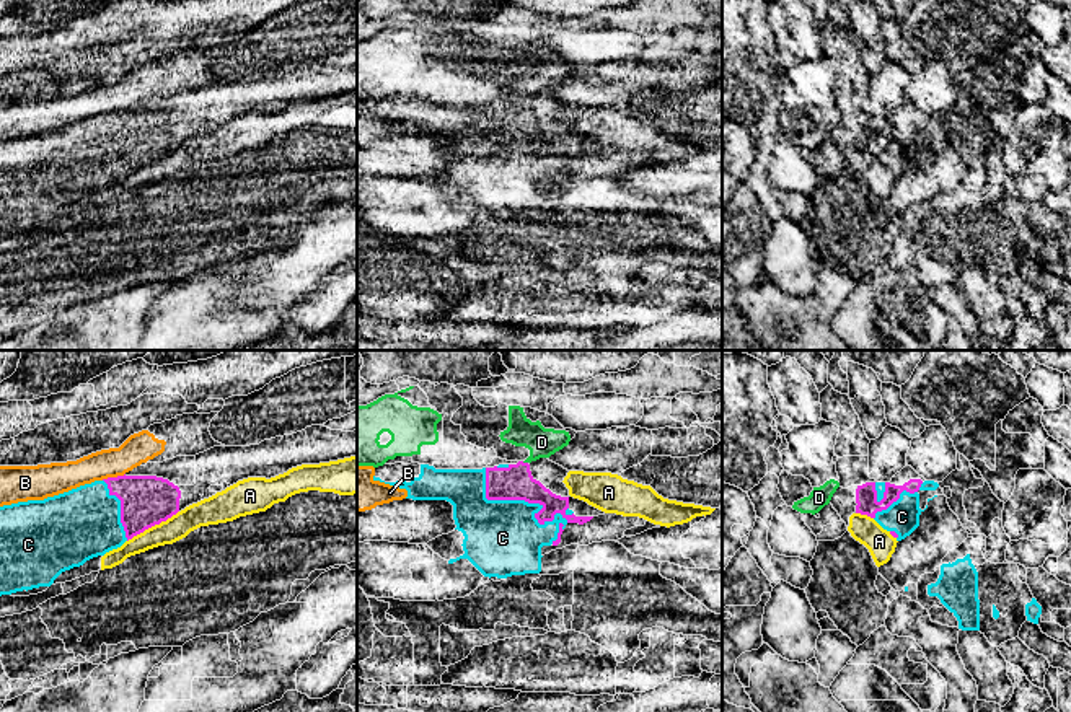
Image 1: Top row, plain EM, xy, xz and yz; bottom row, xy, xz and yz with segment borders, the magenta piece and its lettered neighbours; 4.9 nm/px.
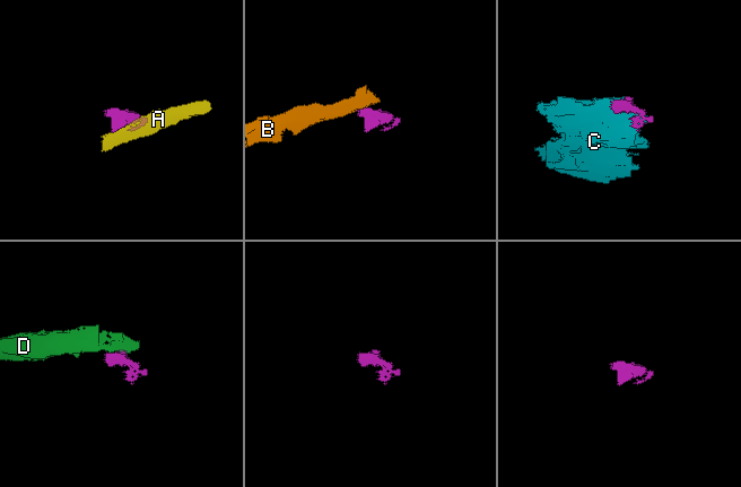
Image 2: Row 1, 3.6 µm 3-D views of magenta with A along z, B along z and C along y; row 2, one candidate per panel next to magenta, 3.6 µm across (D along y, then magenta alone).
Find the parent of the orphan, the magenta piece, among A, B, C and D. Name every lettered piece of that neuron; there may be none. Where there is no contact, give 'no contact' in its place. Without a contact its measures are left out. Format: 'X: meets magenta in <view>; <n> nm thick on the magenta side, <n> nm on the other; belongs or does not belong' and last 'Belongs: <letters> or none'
A: meets magenta in xy; 260 nm thick on the magenta side, 120 nm on the other; does not belong
B: meets magenta in xy; 260 nm thick on the magenta side, 150 nm on the other; does not belong
C: meets magenta in xz; 180 nm thick on the magenta side, 380 nm on the other; does not belong
D: meets magenta in xz; 180 nm thick on the magenta side, 150 nm on the other; does not belong
Belongs: none

